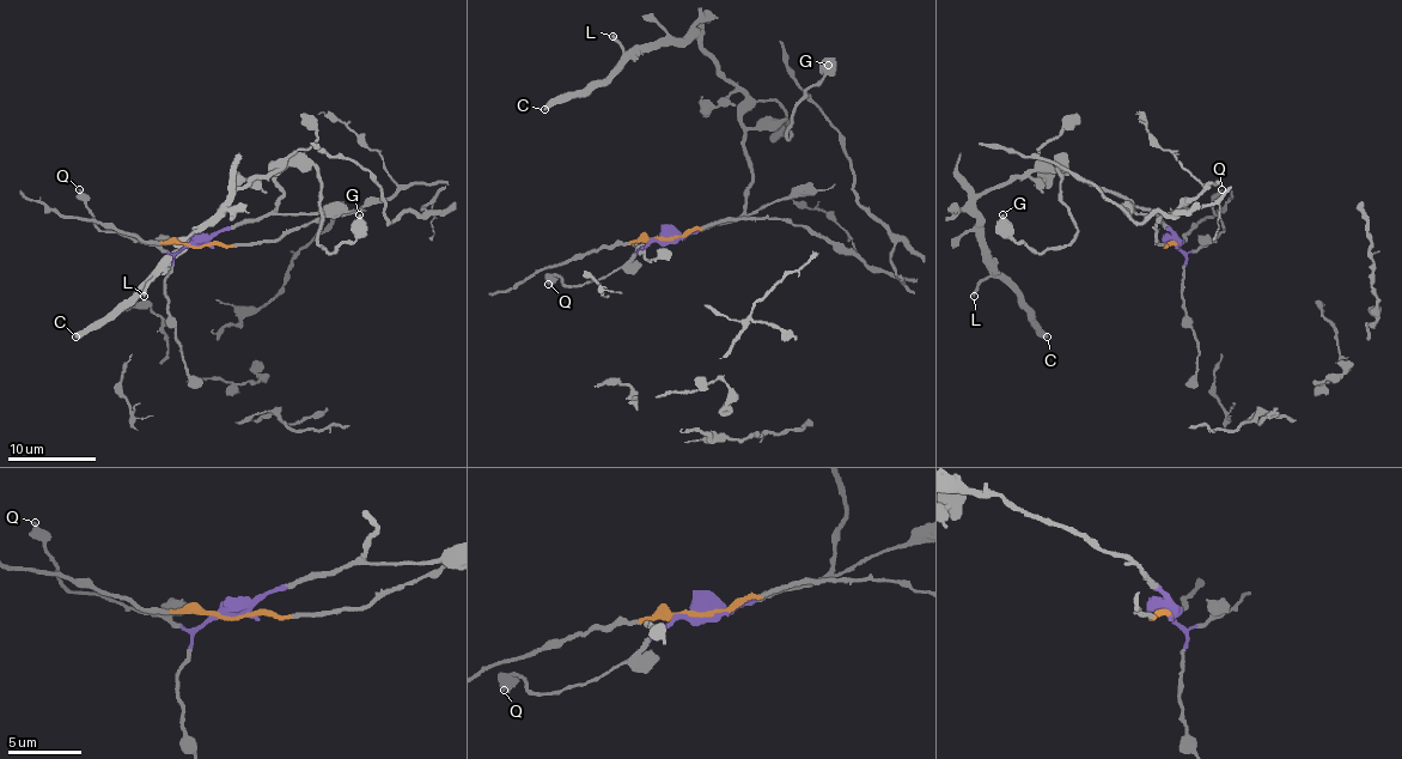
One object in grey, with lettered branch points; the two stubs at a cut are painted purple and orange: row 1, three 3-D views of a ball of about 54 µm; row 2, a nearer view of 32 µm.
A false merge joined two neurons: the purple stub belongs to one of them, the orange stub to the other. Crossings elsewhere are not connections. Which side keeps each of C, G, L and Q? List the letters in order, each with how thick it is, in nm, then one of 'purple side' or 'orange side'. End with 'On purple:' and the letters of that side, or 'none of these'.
C: calibre 360 nm; purple side
G: calibre 480 nm; purple side
L: calibre 240 nm; purple side
Q: calibre 360 nm; purple side
On purple: C, G, L, Q

